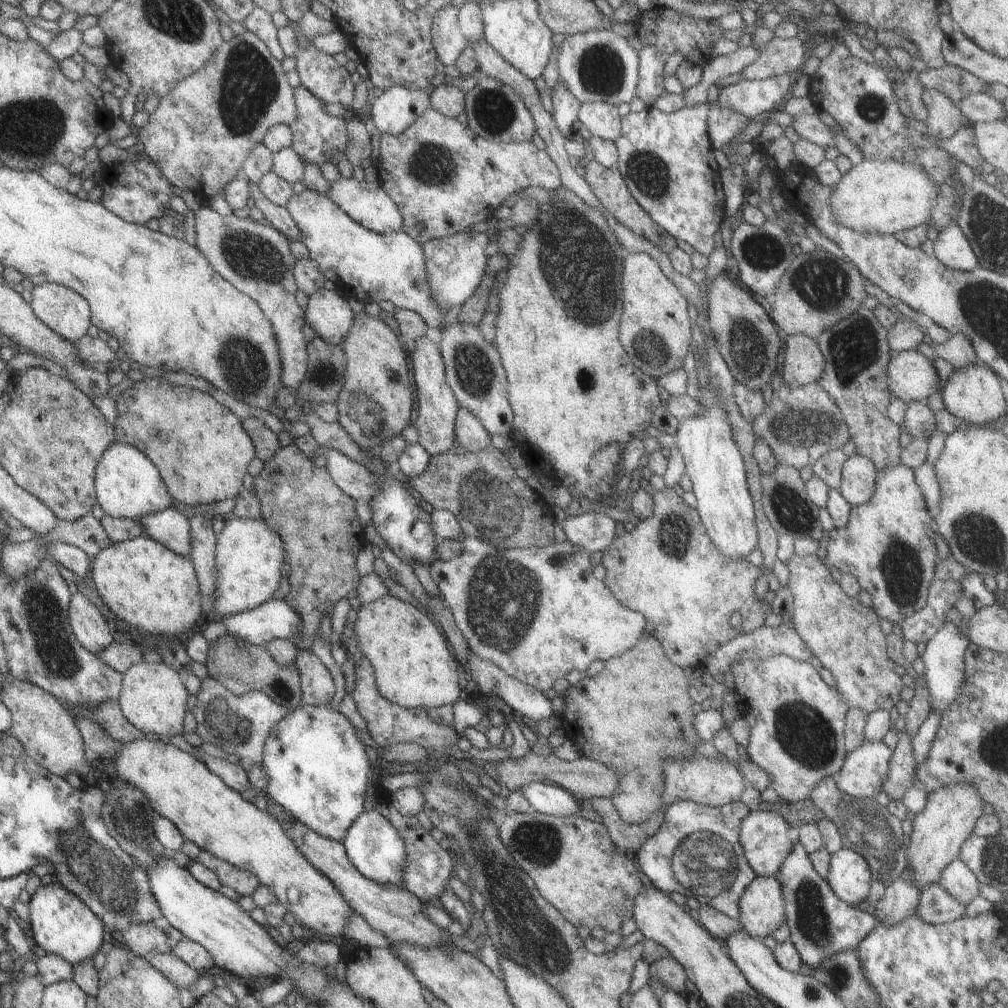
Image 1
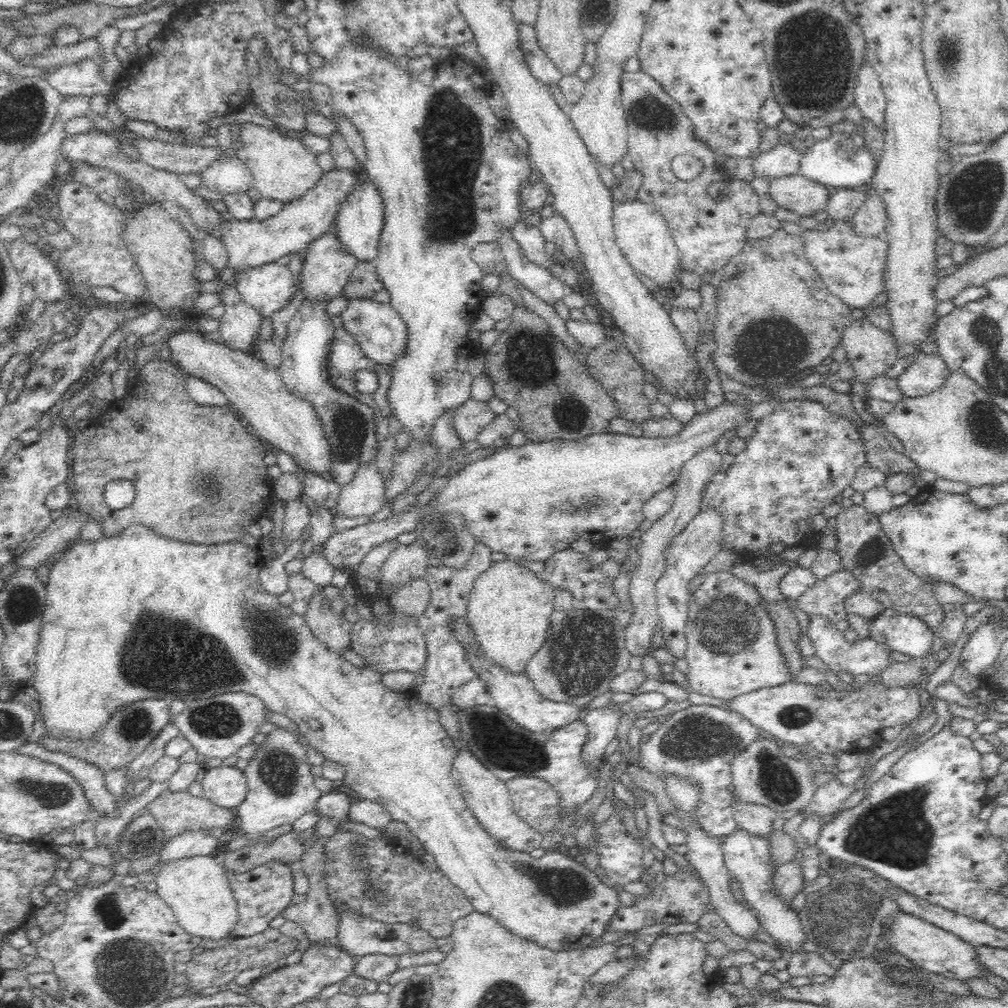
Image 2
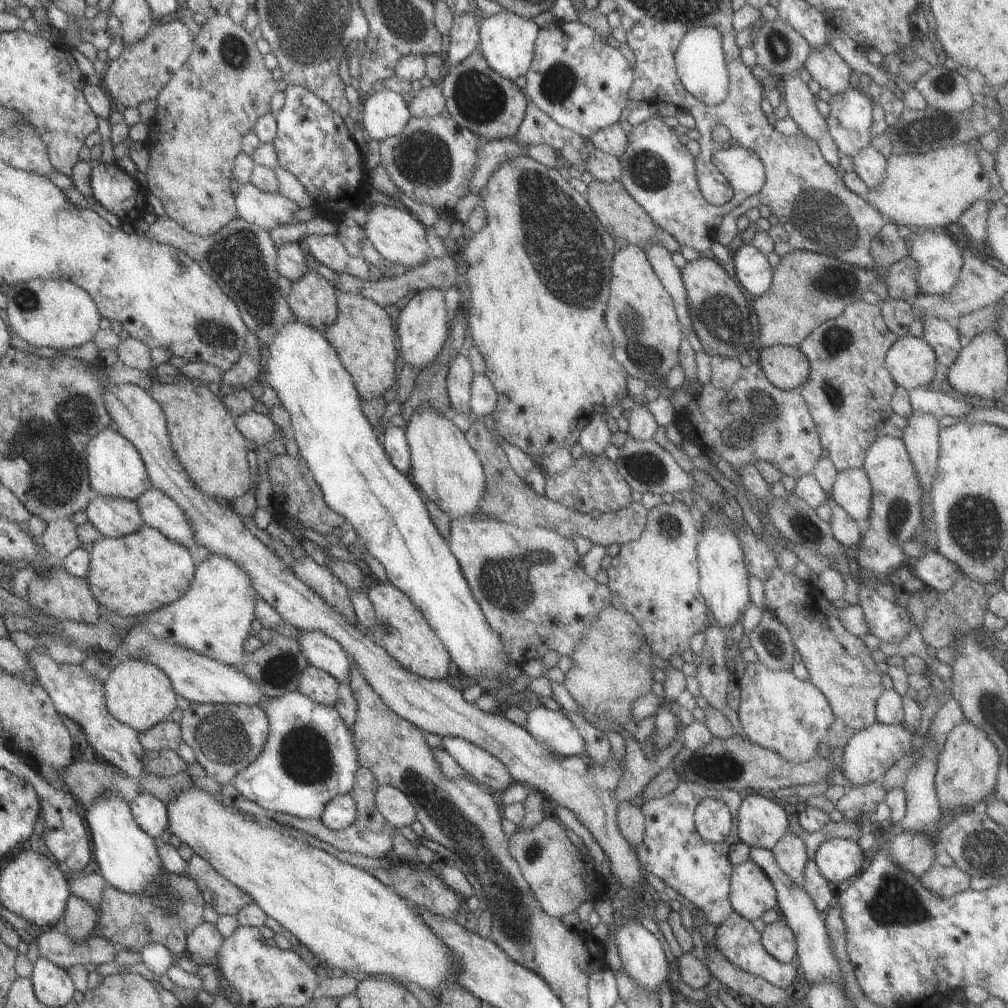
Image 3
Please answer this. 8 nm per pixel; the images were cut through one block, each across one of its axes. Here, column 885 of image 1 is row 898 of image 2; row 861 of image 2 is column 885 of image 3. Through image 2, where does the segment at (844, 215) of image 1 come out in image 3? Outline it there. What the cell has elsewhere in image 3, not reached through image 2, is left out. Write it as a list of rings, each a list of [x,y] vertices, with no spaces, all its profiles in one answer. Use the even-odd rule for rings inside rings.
[[[968,143],[957,144],[942,148],[935,148],[922,152],[922,154],[890,154],[886,162],[886,172],[882,178],[882,184],[876,190],[868,190],[865,199],[870,206],[887,218],[888,223],[895,225],[908,225],[916,229],[952,229],[958,217],[970,206],[974,200],[987,198],[988,191],[992,187],[989,173],[984,170],[982,163],[978,160],[976,150]]]

